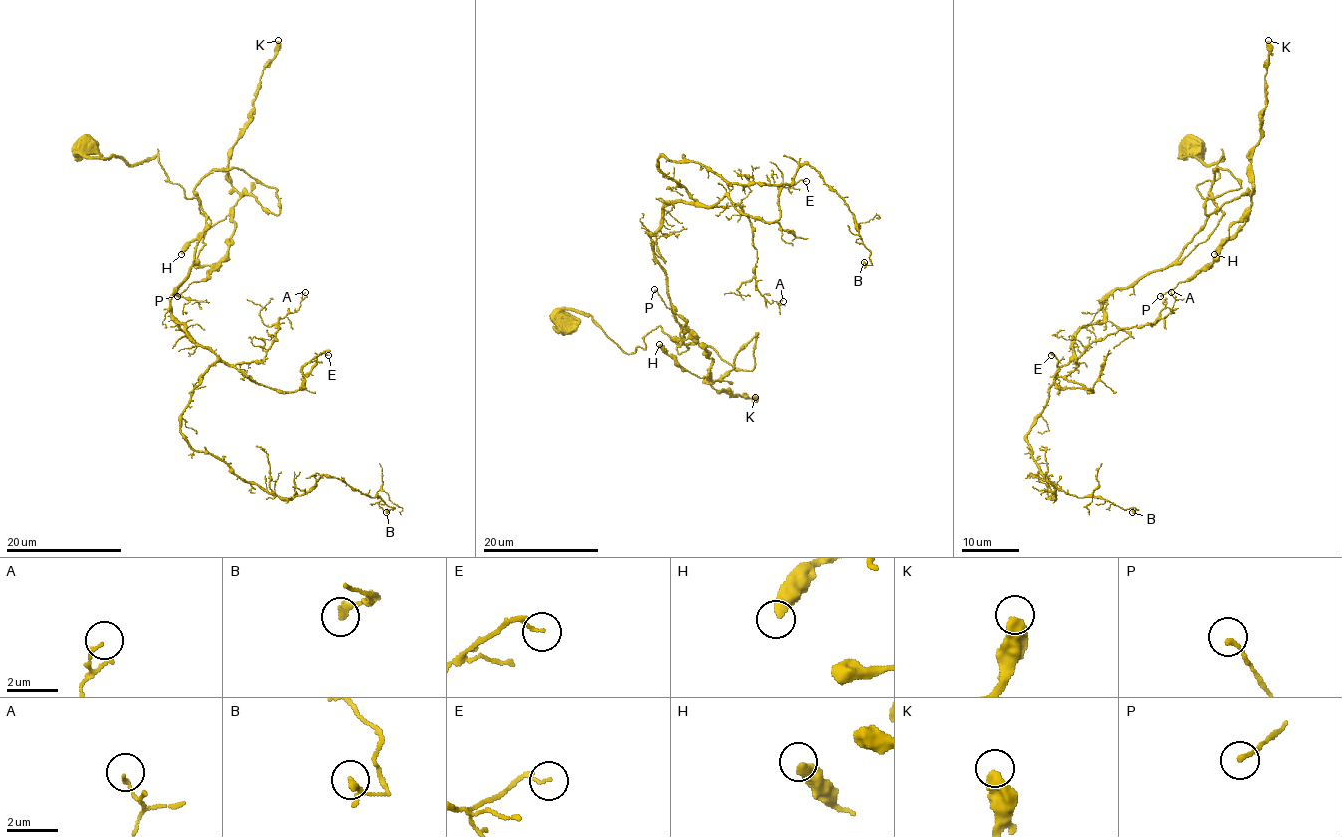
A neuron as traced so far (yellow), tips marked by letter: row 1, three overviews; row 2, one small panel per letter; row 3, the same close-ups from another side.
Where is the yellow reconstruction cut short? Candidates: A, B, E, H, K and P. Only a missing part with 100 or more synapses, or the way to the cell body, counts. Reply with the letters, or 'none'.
none

